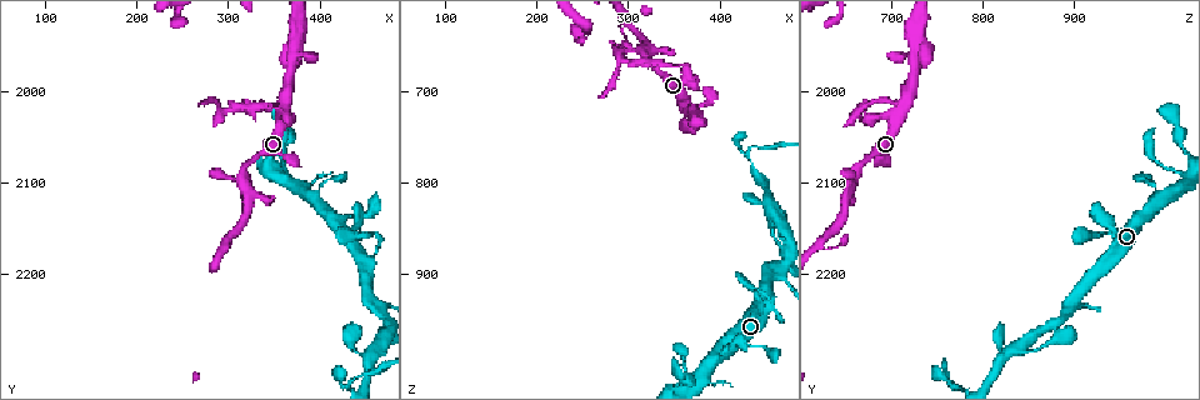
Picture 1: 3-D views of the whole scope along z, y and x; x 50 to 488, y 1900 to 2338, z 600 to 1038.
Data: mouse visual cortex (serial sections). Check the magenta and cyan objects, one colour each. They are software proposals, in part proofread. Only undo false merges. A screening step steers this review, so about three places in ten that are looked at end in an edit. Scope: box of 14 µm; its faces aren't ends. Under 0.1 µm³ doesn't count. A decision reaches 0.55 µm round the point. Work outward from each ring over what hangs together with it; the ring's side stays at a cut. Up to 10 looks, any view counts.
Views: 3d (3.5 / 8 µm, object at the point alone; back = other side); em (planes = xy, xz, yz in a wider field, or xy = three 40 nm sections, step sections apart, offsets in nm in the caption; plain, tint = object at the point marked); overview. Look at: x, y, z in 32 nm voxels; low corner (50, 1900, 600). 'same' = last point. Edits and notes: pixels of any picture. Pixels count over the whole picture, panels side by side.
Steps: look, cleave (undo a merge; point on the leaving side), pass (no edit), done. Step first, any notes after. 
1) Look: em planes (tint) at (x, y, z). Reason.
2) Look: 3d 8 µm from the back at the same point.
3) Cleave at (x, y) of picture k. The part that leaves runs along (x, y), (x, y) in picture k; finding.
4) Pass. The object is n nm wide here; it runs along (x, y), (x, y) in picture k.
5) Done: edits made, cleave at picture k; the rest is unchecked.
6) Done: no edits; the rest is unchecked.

Look: em xy step 1 (tint) at (450, 2190, 935). Side arm on a straight run.

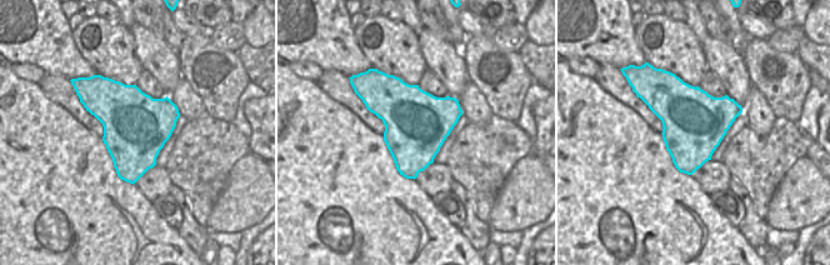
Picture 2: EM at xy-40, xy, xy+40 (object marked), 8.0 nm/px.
Look: 3d 3.5 µm at the same point.

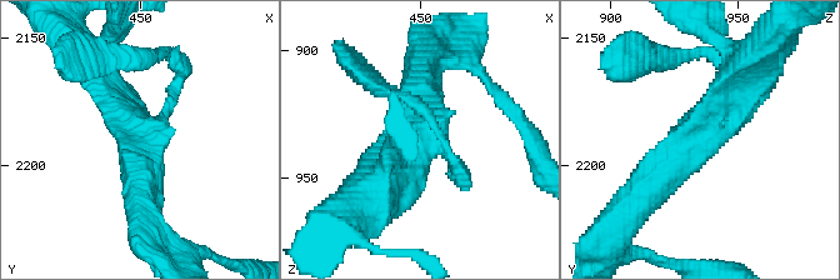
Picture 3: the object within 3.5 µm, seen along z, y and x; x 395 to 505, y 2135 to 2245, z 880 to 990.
Pass. It runs along (749, 83), (640, 194) in picture 3; all the same cell.

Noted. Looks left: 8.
Look: 3d 3.5 µm at (355, 2025, 675). Abrupt turn.

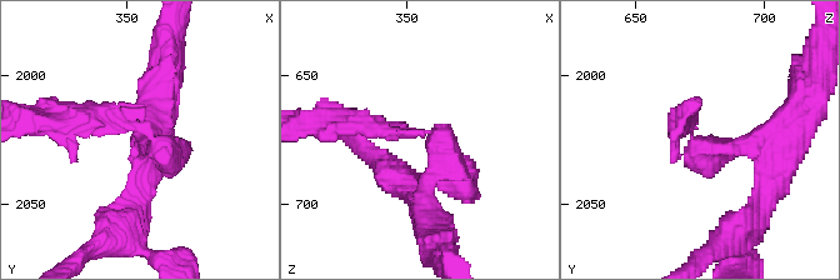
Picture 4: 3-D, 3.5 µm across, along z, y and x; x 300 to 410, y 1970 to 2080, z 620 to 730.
Look: em xy step 5 (tint) at (354, 2023, 671). The arms are 200, 200 nm wide; shape alone is not enough.

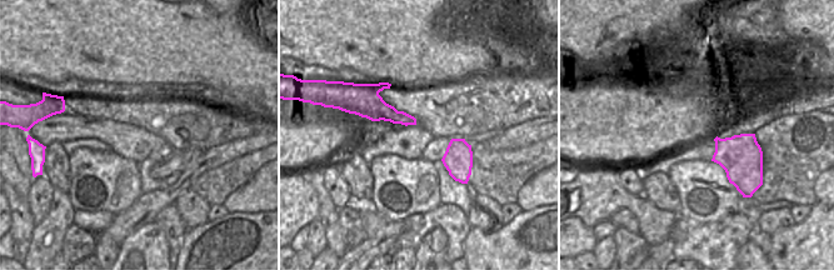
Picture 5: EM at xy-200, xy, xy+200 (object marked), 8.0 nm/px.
Cleave at (110, 129) of picture 4. The part that leaves runs along (148, 136), (109, 118), (33, 118) in picture 4; a second cell is stuck on.

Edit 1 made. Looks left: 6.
Look: overview. See it whole again.

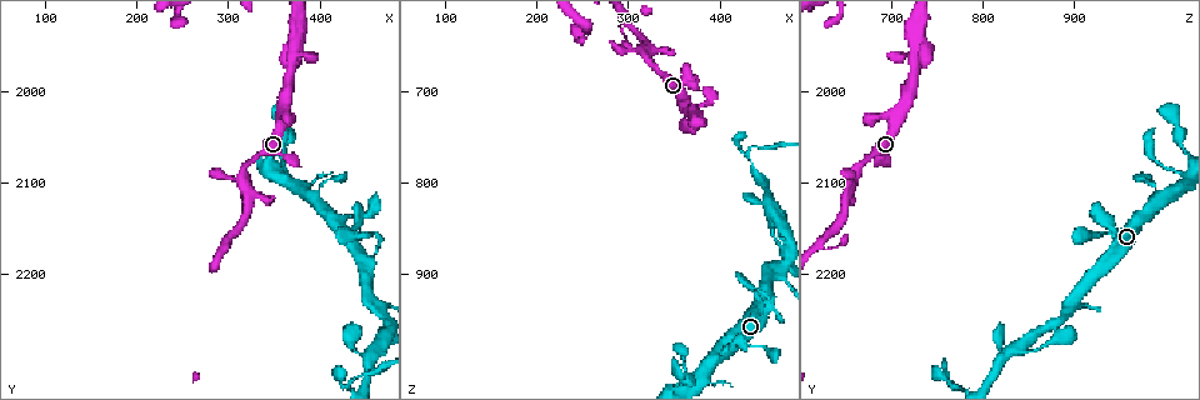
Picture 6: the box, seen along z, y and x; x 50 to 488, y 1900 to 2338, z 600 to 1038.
Look: 3d 3.5 µm at (375, 1945, 730). Sharp bend.

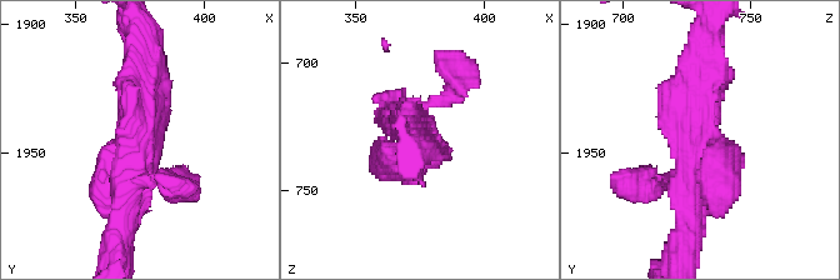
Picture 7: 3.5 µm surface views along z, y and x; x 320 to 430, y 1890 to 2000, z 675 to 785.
Look: em xy step 3 (tint) at (374, 1948, 727). Now the EM.

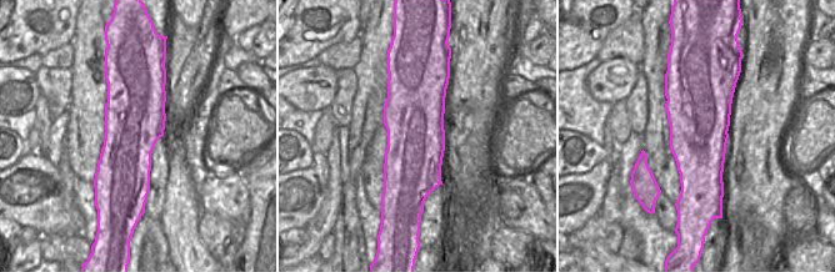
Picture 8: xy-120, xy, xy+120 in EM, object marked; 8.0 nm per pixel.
Pass. It runs along (120, 230), (135, 164), (139, 65) in picture 7; one cell here.

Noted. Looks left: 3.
Look: 3d 3.5 µm at (435, 2315, 765). Sharp bend.

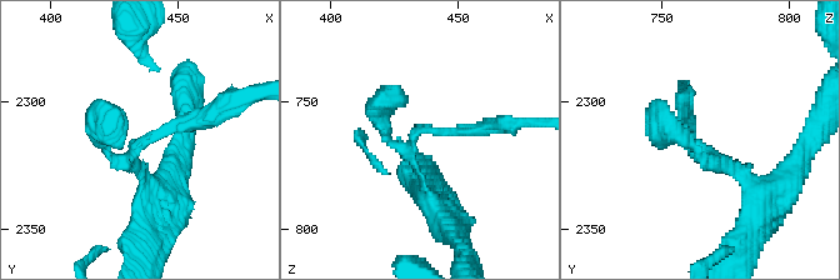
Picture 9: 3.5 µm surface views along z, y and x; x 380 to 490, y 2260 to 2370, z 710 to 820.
Look: em xy step 2 (tint) at (435, 2317, 761). Shape alone is not enough.

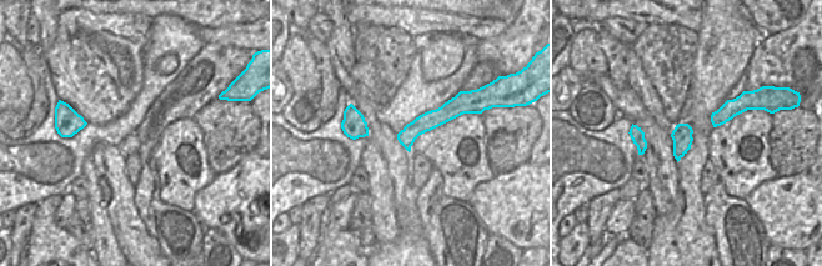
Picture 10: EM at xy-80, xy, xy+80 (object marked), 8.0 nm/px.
Cleave at (454, 131) of picture 9. The part that leaves runs along (423, 129), (473, 131), (530, 121) in picture 9; a second cell is stuck on.

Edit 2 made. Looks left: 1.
Done: edits made, cleave at picture 4, cleave at picture 9; the rest is unchecked.

